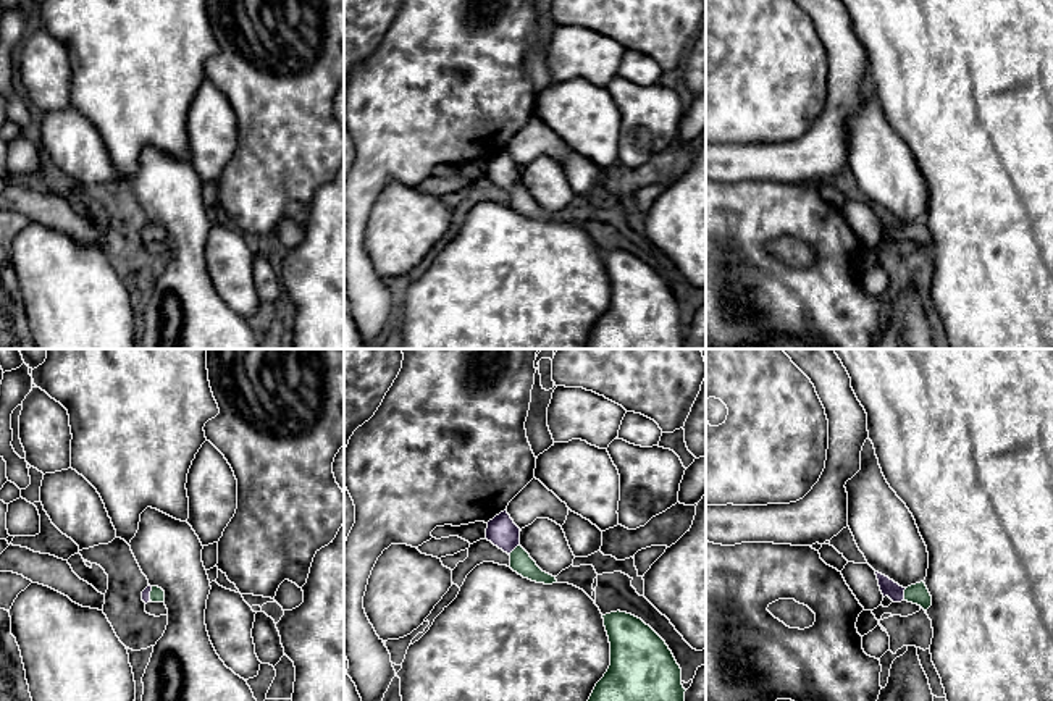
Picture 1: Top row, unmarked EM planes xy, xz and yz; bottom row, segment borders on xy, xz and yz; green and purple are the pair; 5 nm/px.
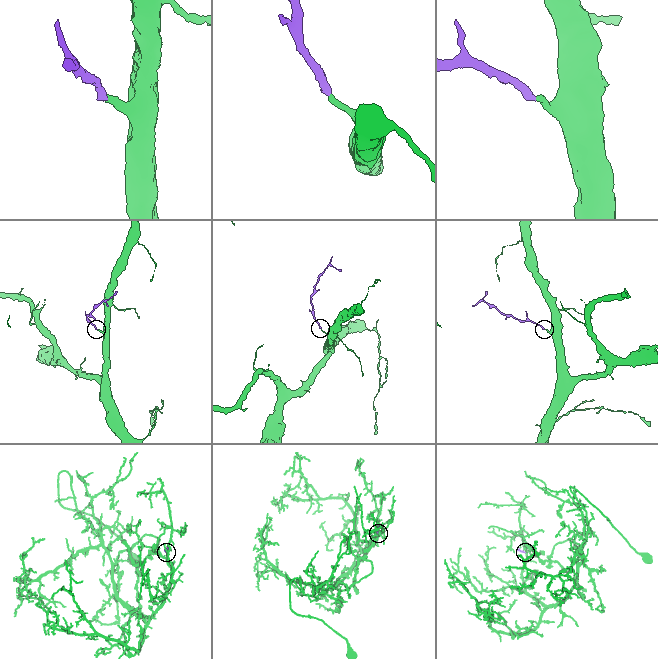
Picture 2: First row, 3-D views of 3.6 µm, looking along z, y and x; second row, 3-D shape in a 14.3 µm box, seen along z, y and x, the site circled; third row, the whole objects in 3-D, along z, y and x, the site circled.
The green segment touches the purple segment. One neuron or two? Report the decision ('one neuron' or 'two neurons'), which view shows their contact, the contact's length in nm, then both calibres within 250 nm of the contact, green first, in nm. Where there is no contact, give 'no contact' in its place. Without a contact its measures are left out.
one neuron | yz | 70 nm | 100/80 nm

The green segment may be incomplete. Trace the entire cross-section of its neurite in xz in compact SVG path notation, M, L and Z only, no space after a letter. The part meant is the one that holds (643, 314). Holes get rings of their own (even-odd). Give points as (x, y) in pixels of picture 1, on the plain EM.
M617 249L602 257L610 304L586 349L683 349L682 307L665 279L631 252Z

